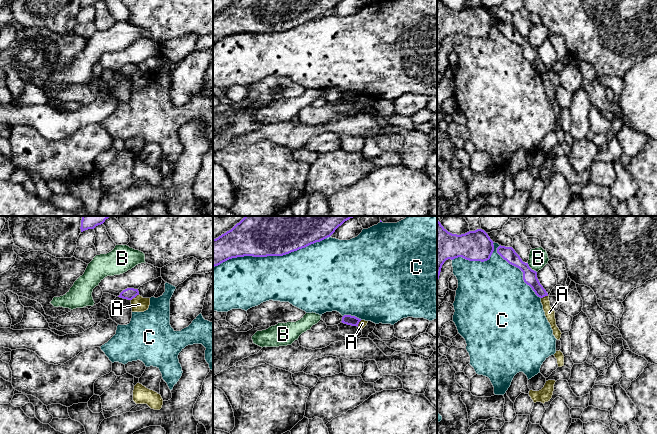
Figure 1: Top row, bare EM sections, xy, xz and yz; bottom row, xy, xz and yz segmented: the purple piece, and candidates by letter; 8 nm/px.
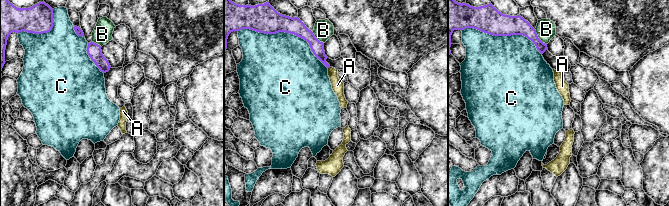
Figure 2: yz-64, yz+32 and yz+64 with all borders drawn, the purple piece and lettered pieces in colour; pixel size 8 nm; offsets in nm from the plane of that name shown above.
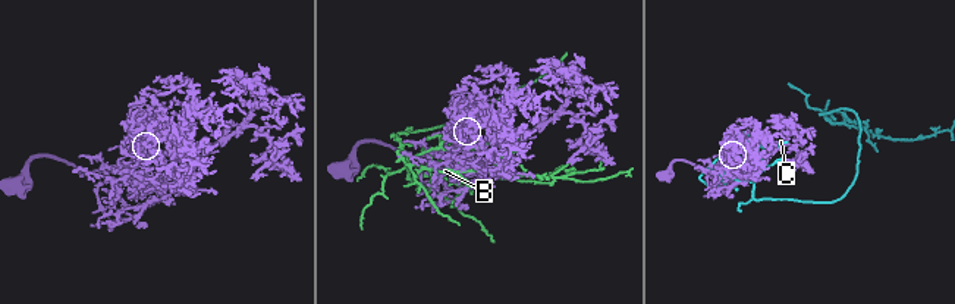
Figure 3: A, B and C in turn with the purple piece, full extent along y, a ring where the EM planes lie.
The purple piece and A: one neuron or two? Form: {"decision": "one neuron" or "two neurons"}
{"decision": "two neurons"}

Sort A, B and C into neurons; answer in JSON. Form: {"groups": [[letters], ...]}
{"groups": [["A"], ["B"], ["C"]]}

